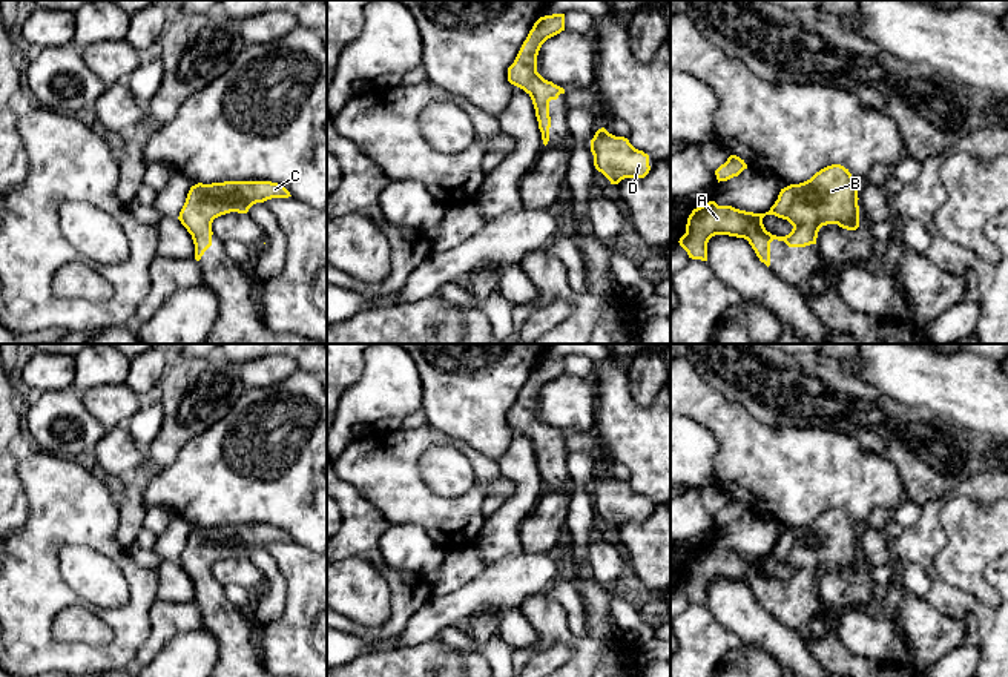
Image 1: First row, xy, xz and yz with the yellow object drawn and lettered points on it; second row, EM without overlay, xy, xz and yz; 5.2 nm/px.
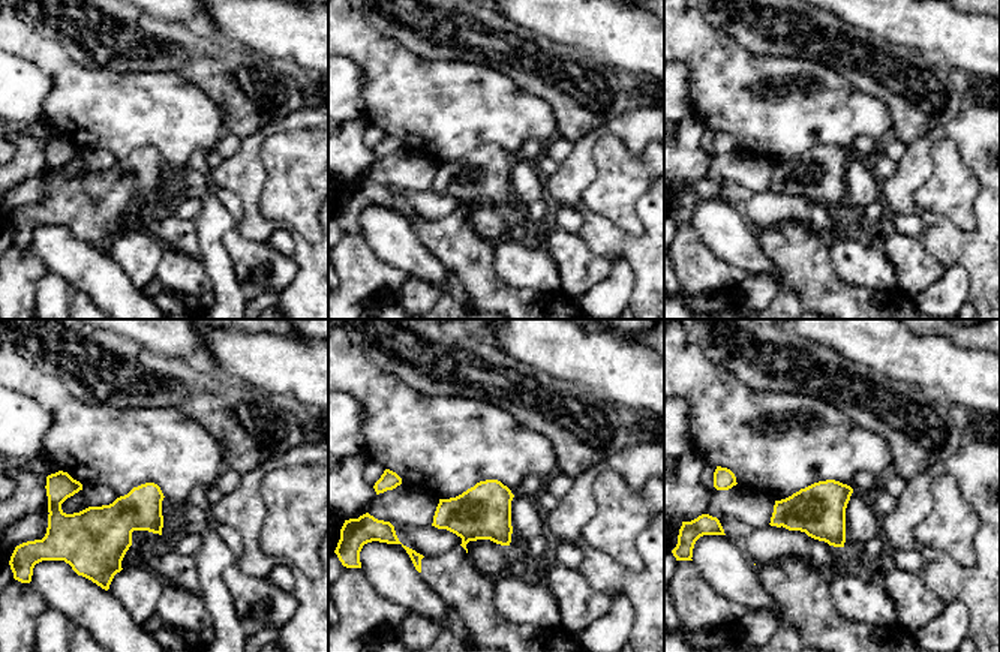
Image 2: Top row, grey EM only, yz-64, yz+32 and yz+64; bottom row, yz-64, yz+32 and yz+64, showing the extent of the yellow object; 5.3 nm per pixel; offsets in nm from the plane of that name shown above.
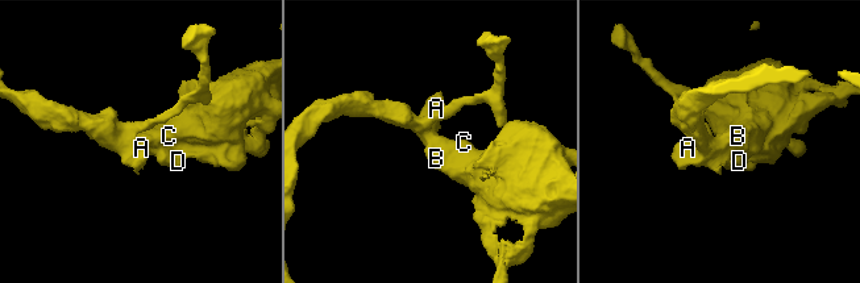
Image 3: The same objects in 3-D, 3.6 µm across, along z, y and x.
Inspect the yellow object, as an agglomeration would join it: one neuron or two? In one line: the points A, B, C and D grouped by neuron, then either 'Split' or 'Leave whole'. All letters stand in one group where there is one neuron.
Groups: A B C D. Leave whole

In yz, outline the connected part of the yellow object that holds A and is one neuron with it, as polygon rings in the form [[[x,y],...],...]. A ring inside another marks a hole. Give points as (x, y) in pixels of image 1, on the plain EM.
[[[832,508],[816,516],[810,523],[790,528],[781,533],[778,543],[766,557],[753,557],[735,553],[732,550],[718,550],[709,545],[697,553],[687,562],[686,577],[680,582],[680,589],[687,596],[689,602],[707,605],[707,586],[715,579],[729,579],[744,582],[761,606],[770,609],[770,586],[773,583],[784,585],[789,591],[805,591],[816,588],[818,576],[822,570],[838,568],[847,574],[859,571],[859,550],[858,550],[858,527],[841,508]],[[775,559],[787,563],[793,573],[786,580],[776,580],[766,574],[763,562]]]

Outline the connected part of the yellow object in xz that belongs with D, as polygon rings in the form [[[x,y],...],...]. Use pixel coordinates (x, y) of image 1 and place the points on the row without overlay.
[[[604,471],[598,473],[591,484],[594,510],[611,528],[624,522],[644,522],[649,514],[649,499],[635,493],[628,482],[615,481]]]

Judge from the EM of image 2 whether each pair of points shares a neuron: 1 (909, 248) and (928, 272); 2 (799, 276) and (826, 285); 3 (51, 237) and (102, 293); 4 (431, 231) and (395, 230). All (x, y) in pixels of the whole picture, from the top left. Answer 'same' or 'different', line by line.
1: same
2: same
3: same
4: different

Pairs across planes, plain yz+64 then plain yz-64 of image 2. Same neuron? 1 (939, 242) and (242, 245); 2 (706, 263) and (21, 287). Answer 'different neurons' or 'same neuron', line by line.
1: different neurons
2: same neuron

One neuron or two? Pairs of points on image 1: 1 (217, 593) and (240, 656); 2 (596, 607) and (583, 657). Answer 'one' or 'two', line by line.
1: one
2: two

